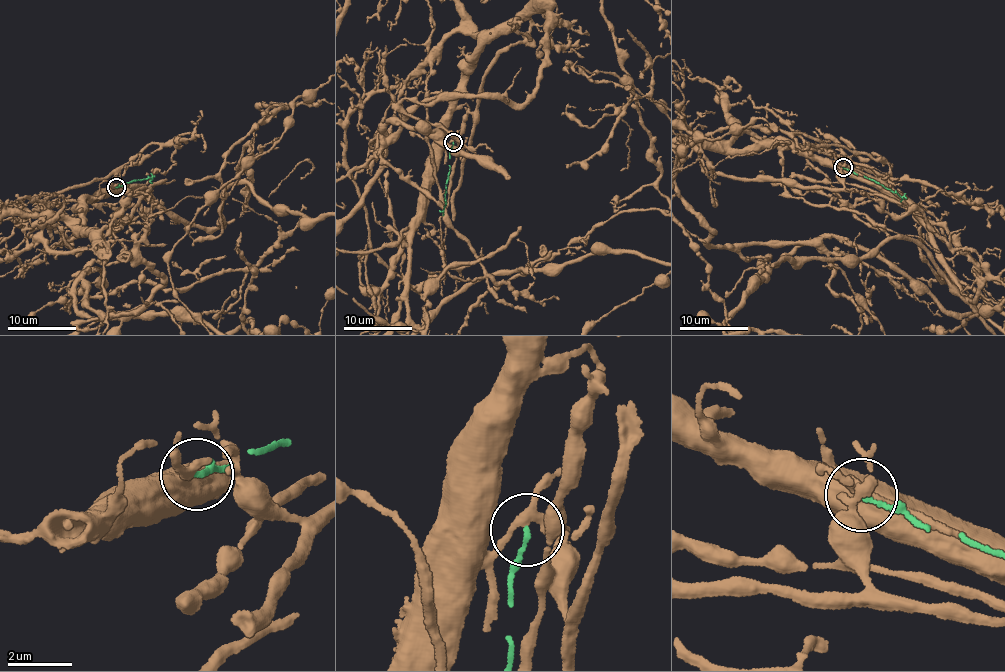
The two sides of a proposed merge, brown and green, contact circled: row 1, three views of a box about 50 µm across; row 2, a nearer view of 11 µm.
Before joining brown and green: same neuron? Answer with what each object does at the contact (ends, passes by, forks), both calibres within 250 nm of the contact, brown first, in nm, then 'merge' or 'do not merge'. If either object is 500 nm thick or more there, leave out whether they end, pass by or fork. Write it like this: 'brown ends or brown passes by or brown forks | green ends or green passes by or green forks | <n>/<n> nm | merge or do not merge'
brown forks | green ends | 200/130 nm | do not merge

